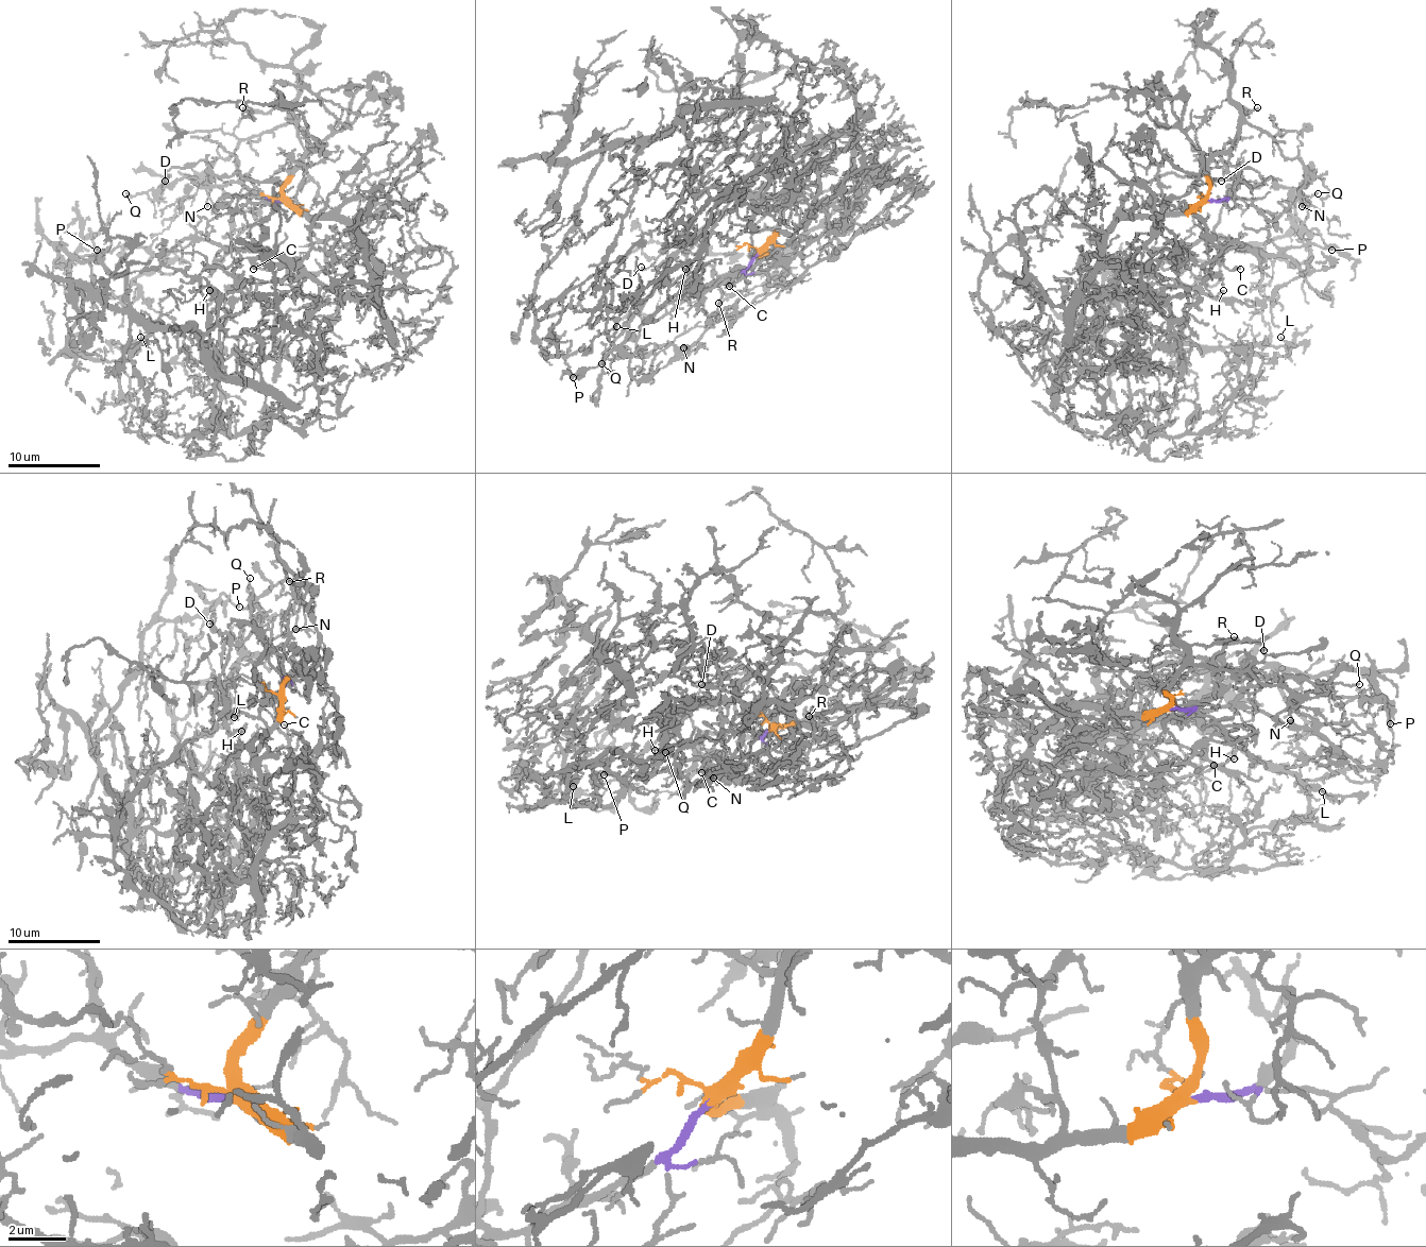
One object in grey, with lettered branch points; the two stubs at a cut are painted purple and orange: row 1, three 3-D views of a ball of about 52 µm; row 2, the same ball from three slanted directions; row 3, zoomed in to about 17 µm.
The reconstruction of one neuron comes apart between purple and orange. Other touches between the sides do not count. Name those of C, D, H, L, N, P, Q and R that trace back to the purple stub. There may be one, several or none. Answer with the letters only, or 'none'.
D, Q

